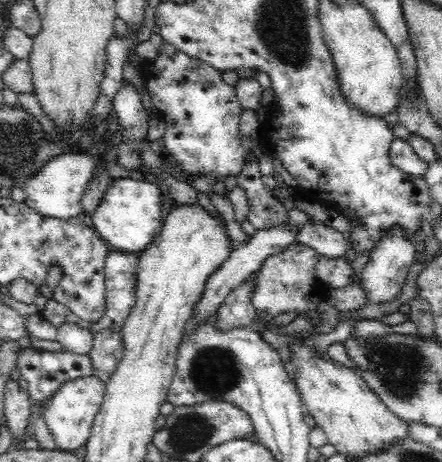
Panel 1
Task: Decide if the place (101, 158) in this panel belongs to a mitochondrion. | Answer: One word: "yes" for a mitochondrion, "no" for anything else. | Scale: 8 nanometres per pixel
no

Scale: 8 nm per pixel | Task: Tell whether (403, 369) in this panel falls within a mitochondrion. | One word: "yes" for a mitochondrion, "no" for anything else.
yes

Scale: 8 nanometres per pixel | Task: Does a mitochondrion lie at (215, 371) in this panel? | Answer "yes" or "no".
yes

